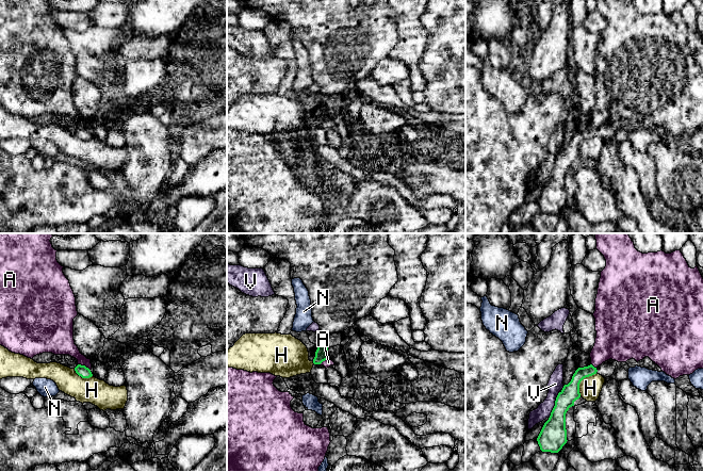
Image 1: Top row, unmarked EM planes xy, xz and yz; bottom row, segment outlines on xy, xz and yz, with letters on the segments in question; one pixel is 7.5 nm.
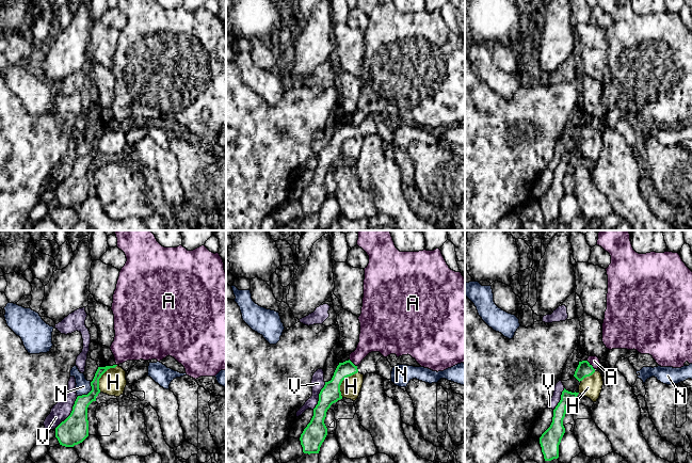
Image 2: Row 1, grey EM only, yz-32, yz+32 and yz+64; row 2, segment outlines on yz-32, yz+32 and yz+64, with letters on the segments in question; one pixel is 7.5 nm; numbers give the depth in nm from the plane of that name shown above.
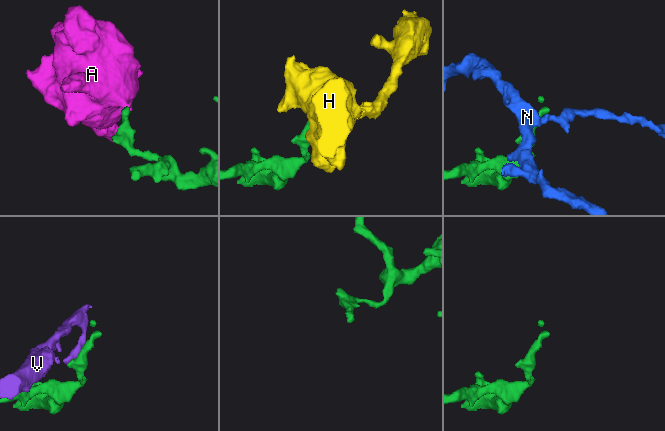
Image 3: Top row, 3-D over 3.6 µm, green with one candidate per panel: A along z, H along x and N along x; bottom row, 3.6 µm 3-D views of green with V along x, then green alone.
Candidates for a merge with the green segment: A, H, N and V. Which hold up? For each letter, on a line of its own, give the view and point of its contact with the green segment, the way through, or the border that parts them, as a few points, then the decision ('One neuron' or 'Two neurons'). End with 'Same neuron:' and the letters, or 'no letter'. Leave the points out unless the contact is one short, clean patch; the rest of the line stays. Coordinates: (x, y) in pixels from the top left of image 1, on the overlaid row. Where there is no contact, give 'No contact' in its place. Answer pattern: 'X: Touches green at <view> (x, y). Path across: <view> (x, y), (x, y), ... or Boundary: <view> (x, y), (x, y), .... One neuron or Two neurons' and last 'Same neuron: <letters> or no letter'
A: Touches green at xy (84, 365). Boundary: xy (78, 363), (84, 364), (90, 370). Two neurons
H: Touches green at yz (582, 379). Two neurons
N: Touches green at yz (561, 391). Two neurons
V: Touches green at yz (555, 404). Boundary: yz (559, 392), (549, 416). Two neurons
Same neuron: no letter

